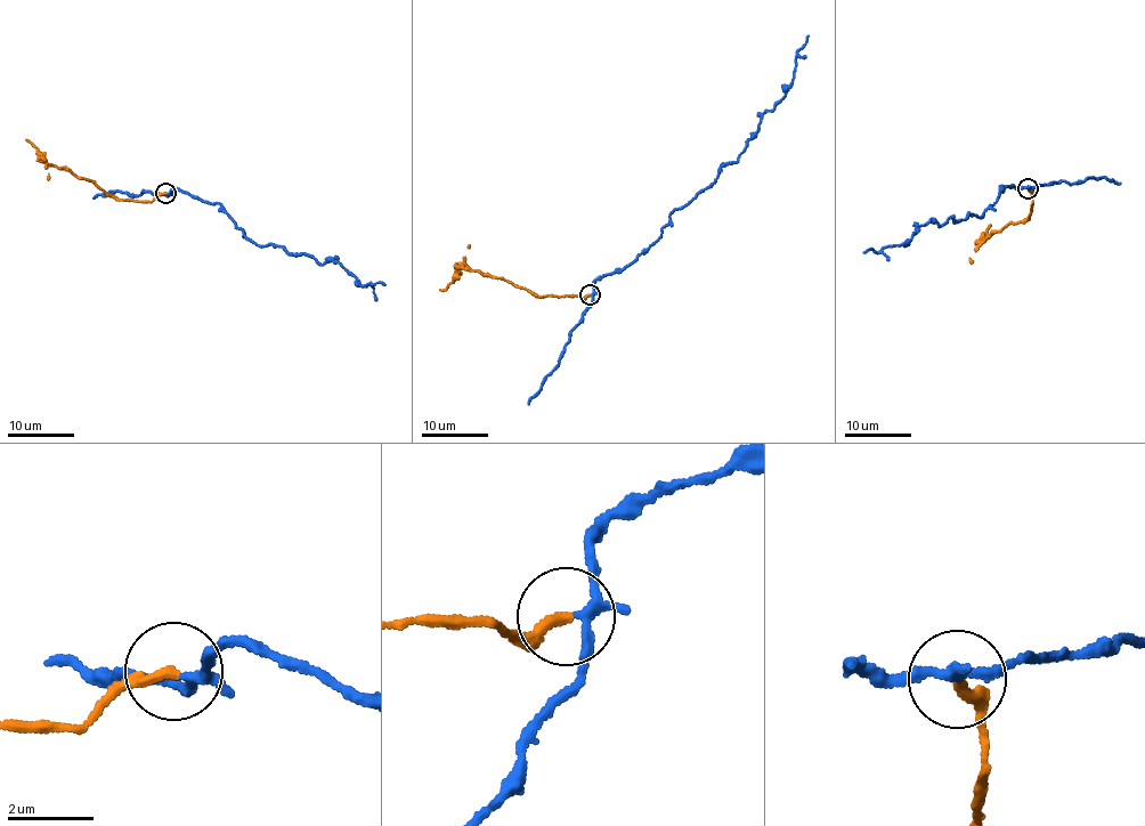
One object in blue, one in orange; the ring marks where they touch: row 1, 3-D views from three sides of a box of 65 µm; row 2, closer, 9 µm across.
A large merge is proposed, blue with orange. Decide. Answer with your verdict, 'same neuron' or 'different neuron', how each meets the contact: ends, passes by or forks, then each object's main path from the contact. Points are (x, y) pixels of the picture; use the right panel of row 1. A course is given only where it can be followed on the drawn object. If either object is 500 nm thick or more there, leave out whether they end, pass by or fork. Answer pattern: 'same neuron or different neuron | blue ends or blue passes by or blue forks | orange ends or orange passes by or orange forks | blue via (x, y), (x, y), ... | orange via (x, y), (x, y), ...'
different neuron | blue forks | orange ends | blue via (1029, 187), (1000, 186), (983, 217), (969, 213), (941, 225), (931, 220), (904, 243), (862, 252) | orange via (1029, 188), (1032, 203), (1029, 220), (1013, 223), (981, 241), (988, 225)

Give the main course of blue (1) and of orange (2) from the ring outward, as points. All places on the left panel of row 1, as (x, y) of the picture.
1: (167, 193), (177, 189), (220, 204), (254, 243), (322, 264), (330, 259), (364, 286), (384, 284)
2: (165, 193), (151, 202), (115, 200), (95, 183), (46, 163), (37, 147), (26, 139)

